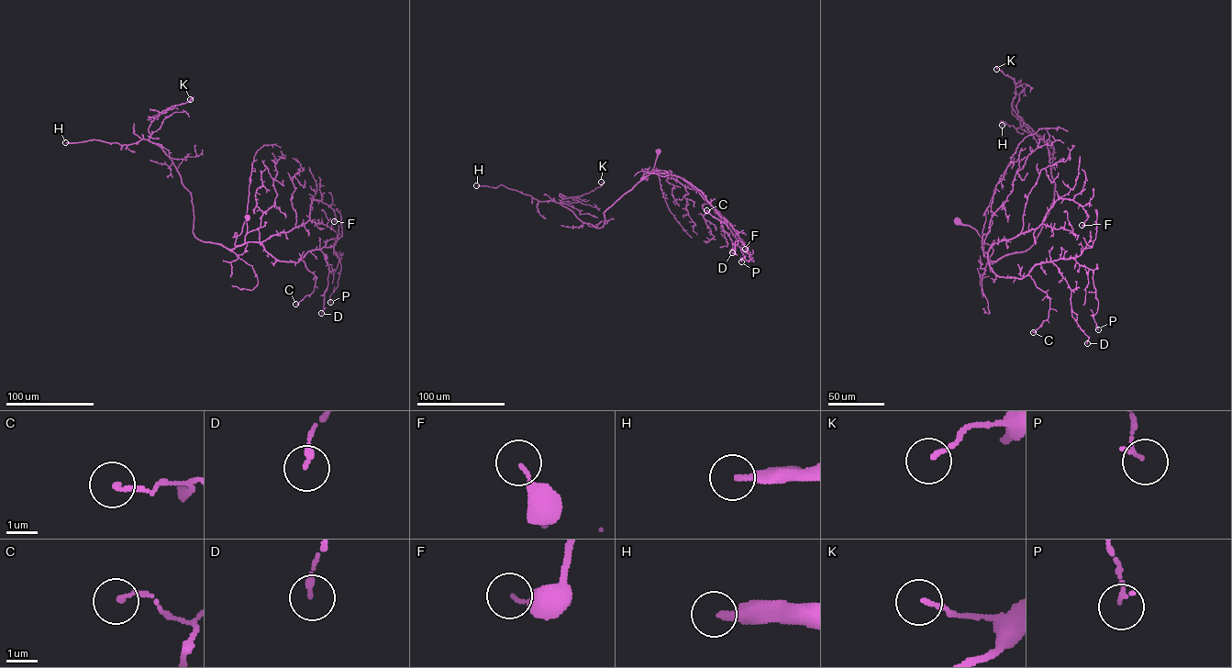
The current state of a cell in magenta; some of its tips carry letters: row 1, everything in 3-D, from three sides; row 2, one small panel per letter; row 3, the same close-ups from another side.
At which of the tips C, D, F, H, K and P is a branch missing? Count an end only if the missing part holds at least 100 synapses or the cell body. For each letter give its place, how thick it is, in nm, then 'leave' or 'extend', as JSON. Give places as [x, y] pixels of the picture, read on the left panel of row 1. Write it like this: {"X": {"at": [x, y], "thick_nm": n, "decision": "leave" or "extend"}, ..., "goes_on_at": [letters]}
{"C": {"at": [295, 304], "thick_nm": 120, "decision": "leave"}, "D": {"at": [321, 313], "thick_nm": 180, "decision": "leave"}, "F": {"at": [334, 221], "thick_nm": 190, "decision": "leave"}, "H": {"at": [65, 142], "thick_nm": 240, "decision": "extend"}, "K": {"at": [190, 99], "thick_nm": 130, "decision": "leave"}, "P": {"at": [330, 302], "thick_nm": 120, "decision": "leave"}, "goes_on_at": ["H"]}

